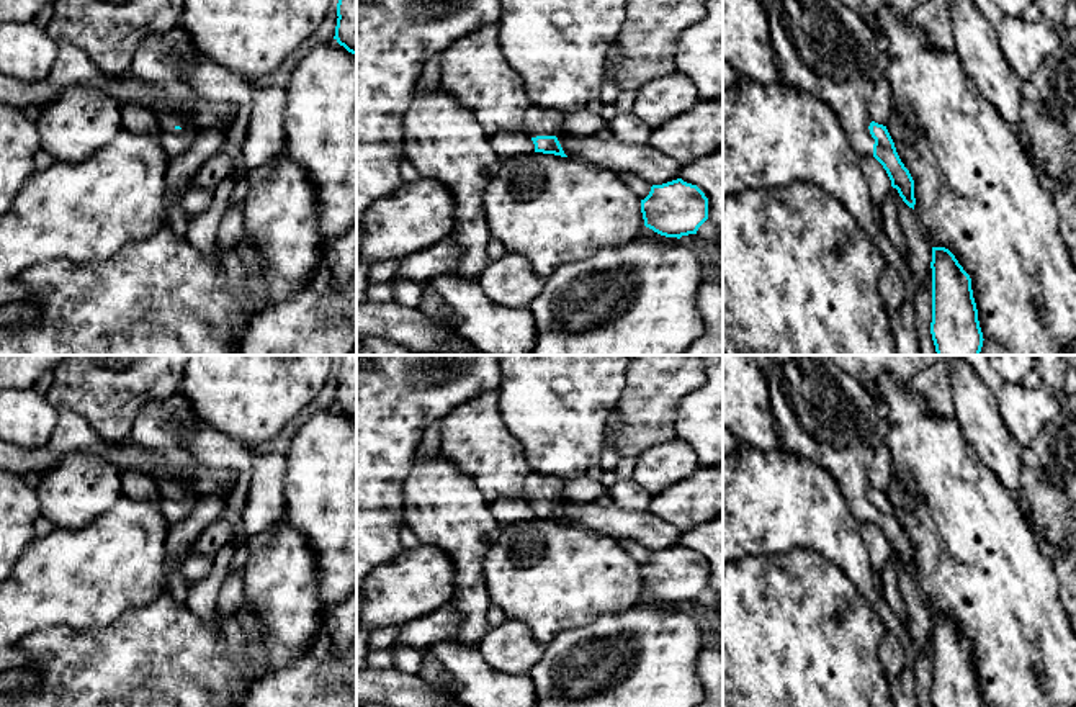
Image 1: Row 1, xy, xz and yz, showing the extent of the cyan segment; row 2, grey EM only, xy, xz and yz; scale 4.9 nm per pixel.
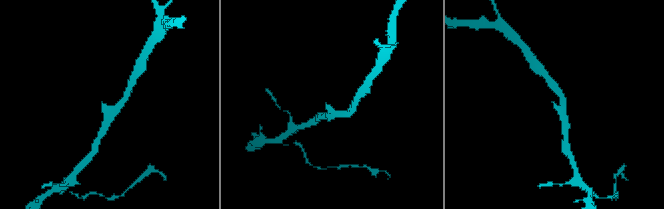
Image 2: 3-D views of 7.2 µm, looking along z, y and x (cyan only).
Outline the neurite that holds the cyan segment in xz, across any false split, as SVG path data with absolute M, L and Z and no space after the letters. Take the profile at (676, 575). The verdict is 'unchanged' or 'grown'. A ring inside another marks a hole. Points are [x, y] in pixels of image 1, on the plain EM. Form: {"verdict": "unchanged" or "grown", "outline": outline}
{"verdict": "unchanged", "outline": "M682 545L652 552L641 566L644 592L666 604L697 601L708 586L708 565Z"}

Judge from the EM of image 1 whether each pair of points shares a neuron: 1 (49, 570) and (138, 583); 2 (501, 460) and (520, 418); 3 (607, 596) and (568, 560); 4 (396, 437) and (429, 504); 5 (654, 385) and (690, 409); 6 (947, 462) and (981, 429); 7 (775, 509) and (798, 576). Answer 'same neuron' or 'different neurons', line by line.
1: same neuron
2: different neurons
3: same neuron
4: different neurons
5: different neurons
6: different neurons
7: different neurons

